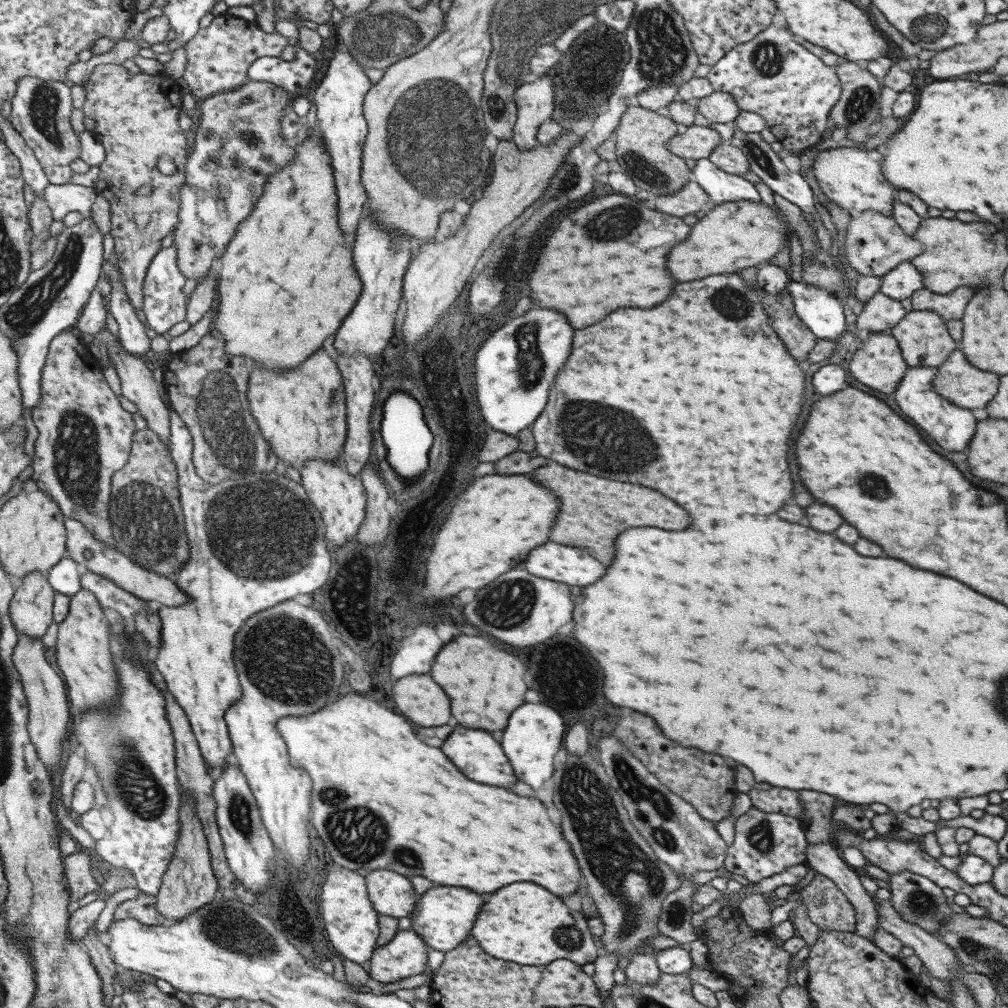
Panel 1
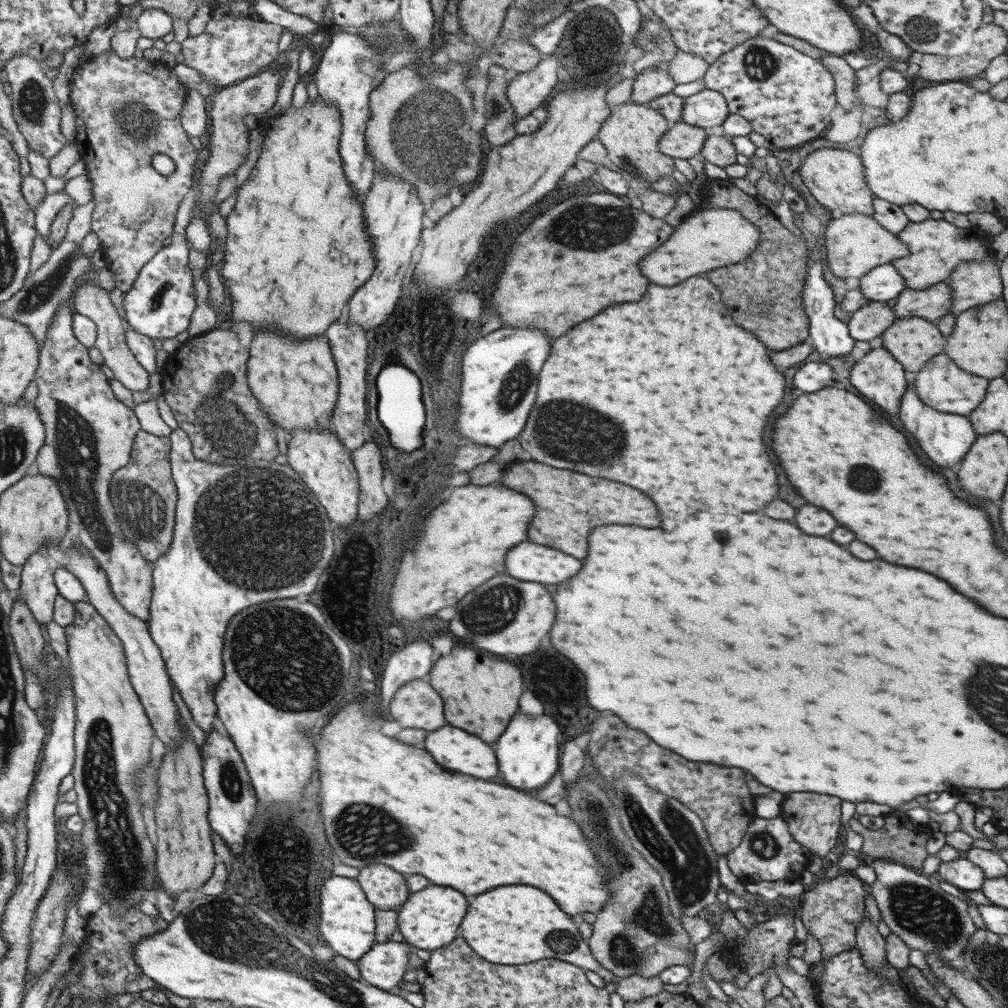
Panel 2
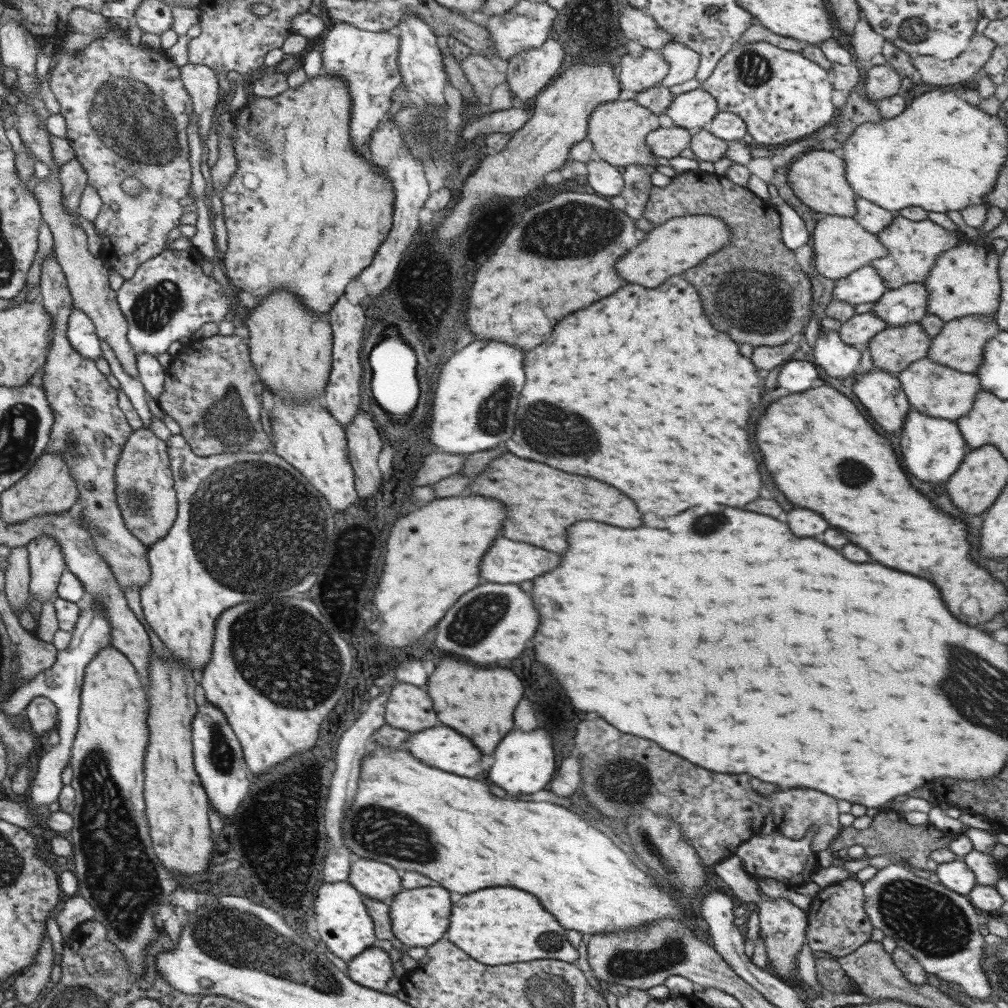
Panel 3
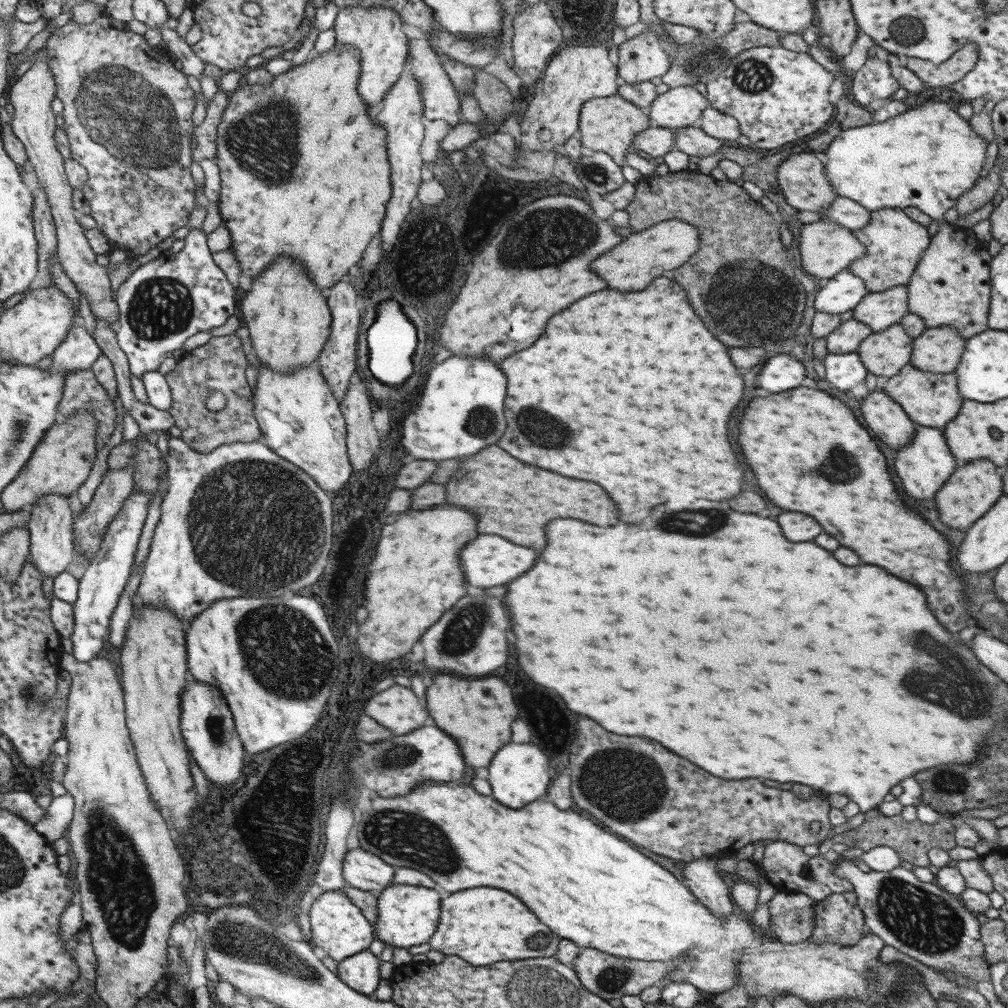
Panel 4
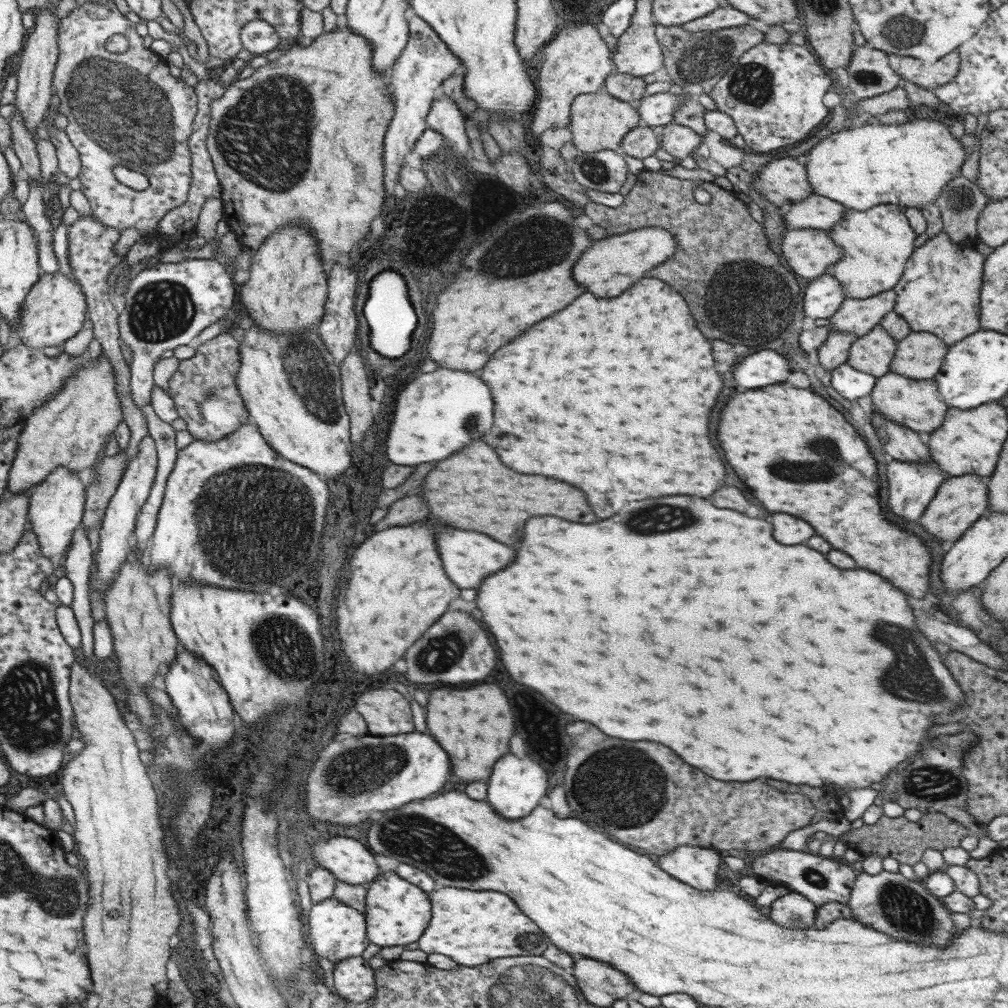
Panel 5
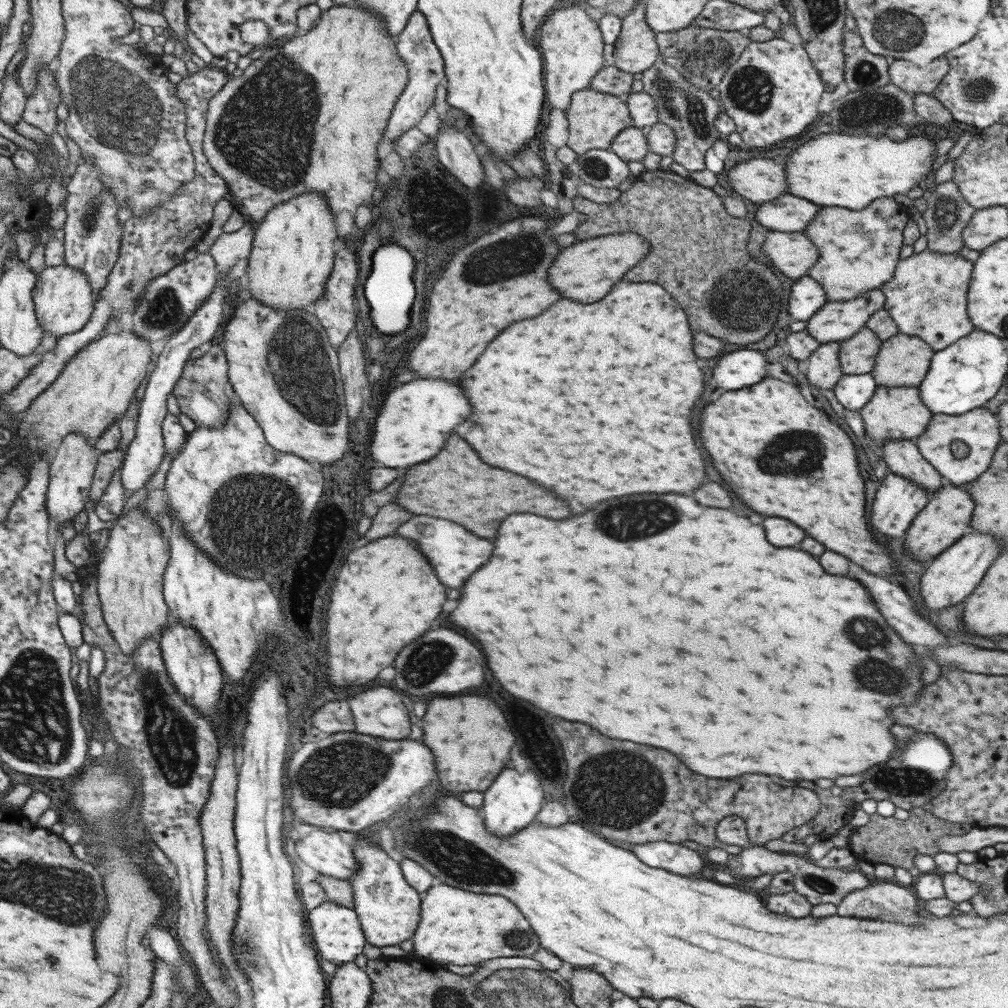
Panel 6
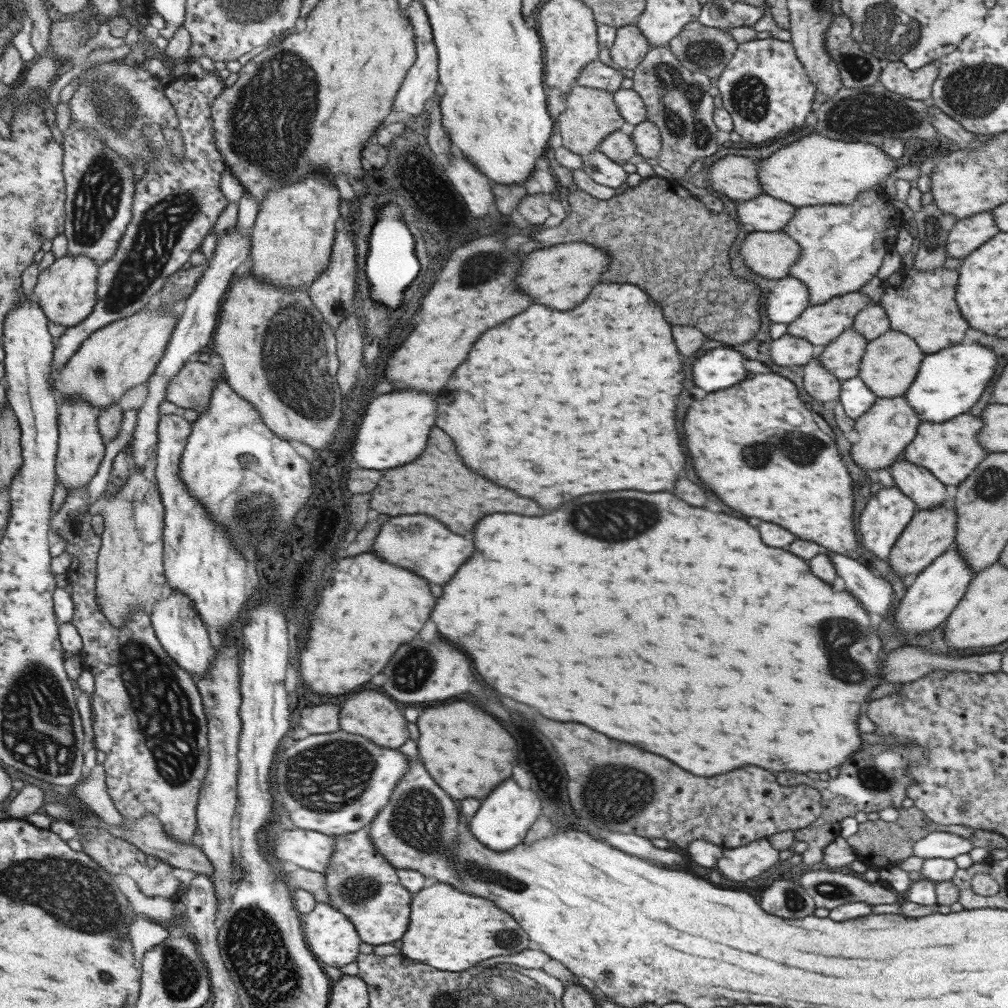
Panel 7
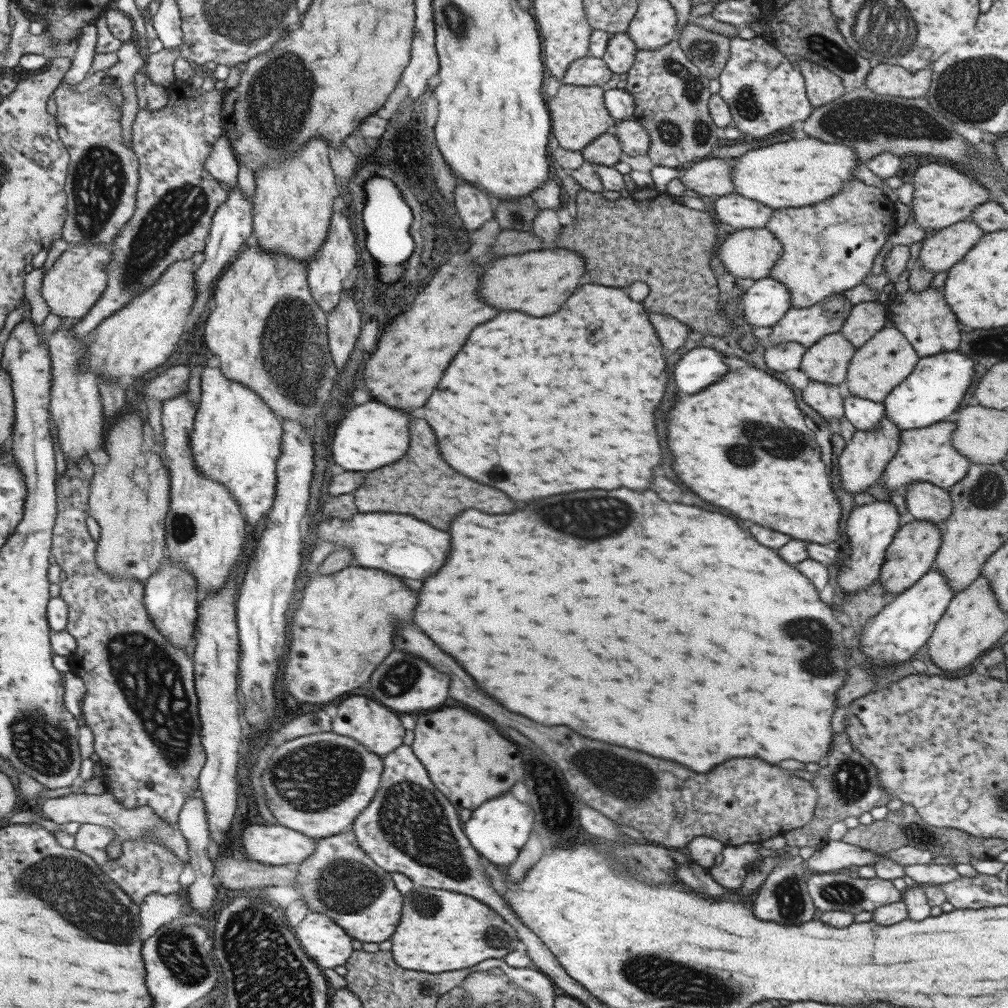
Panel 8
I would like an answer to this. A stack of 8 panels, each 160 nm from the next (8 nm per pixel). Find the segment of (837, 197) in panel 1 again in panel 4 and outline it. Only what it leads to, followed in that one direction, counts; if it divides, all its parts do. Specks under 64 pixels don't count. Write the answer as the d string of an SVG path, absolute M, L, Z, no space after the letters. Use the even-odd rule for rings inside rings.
M791 154L776 168L777 185L786 203L797 210L824 212L835 198L825 167L815 154Z

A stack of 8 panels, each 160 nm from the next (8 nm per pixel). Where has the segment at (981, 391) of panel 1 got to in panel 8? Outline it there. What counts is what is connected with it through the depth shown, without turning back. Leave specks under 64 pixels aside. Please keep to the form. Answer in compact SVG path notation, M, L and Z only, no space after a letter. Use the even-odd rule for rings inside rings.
M885 414L881 417L876 429L870 431L856 430L851 439L845 442L841 453L836 455L841 488L847 492L857 494L866 487L872 486L875 480L882 476L885 465L897 452L898 444L900 444L900 431L900 428L897 428L897 425L890 421Z

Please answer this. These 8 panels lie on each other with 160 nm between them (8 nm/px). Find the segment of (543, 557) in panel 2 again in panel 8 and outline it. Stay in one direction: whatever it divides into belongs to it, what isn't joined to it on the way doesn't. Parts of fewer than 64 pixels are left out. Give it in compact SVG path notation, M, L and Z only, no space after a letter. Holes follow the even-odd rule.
M367 512L357 514L347 522L327 516L319 522L317 536L317 542L335 542L337 548L349 549L359 567L379 569L413 580L433 576L443 566L449 552L447 532L435 530L429 524L405 514Z

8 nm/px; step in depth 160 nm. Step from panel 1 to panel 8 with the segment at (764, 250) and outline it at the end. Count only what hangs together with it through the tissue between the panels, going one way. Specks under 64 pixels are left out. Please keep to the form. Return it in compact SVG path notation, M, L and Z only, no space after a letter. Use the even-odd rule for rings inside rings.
M543 248L537 252L529 251L519 256L503 256L485 268L479 296L499 310L521 310L529 316L547 316L561 308L569 298L573 288L577 288L579 278L585 274L582 256L567 249Z

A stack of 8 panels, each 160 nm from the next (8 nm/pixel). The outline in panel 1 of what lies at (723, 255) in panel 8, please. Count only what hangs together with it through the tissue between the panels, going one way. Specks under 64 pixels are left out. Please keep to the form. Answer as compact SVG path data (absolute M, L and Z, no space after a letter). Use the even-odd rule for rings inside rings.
M875 211L853 214L842 236L845 260L859 275L881 277L897 265L916 258L922 251L922 244L910 235L906 235L893 217Z

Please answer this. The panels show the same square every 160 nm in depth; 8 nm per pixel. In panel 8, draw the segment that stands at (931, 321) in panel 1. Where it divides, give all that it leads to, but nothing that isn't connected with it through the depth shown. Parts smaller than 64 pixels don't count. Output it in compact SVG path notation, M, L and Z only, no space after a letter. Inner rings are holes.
M839 331L822 336L806 349L798 368L815 382L841 387L854 349Z

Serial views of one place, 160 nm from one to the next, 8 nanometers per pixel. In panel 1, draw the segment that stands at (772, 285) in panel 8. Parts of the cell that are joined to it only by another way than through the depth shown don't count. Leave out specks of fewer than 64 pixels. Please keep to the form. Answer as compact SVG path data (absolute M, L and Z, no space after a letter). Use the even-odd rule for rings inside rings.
M909 261L892 268L881 278L878 291L895 300L910 298L916 290L924 288L921 273Z

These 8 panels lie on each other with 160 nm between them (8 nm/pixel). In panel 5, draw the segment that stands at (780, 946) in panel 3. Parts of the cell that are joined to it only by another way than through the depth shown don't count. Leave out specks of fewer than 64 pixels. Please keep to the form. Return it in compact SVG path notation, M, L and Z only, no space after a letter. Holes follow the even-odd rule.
M787 893L770 904L769 917L783 928L809 928L814 922L816 907L799 893Z

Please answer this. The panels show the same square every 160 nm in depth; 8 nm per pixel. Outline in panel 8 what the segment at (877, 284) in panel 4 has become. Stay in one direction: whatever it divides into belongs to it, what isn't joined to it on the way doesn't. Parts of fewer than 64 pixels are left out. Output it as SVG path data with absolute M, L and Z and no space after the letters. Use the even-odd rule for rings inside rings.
M856 178L845 182L841 191L821 202L797 208L780 208L764 226L782 244L782 253L769 271L769 277L781 280L790 294L790 308L807 308L820 302L821 299L836 295L857 286L870 274L873 259L887 236L892 234L897 224L894 219L894 202L890 201L883 191L873 186L865 186Z

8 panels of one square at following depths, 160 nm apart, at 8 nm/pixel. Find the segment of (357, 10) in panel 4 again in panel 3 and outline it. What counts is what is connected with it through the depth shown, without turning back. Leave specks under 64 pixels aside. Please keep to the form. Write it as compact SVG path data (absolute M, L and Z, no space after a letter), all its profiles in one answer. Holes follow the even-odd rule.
M333 22L320 44L321 72L338 76L346 82L350 96L349 139L357 155L368 157L368 141L373 129L384 121L391 108L392 90L400 84L401 76L396 63L398 36L387 31L369 32L346 22Z

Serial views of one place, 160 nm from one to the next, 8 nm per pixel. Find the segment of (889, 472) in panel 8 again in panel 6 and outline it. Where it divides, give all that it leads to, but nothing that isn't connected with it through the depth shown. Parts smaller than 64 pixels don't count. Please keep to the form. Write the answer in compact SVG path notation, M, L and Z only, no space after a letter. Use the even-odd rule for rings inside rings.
M985 406L973 409L972 411L965 412L960 415L946 415L946 414L932 414L926 429L914 439L914 443L920 452L920 455L943 477L945 477L951 485L962 485L971 483L980 474L983 474L987 467L990 465L993 453L998 447L1000 442L999 436L999 423L995 414L987 411ZM953 440L959 440L963 444L967 445L968 452L966 457L955 458L953 452L951 452L951 442Z

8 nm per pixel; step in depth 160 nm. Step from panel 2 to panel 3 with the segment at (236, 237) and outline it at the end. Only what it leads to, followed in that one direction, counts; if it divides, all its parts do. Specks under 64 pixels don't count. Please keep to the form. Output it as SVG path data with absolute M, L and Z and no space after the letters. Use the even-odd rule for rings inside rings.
M320 73L313 78L308 78L295 88L288 87L279 95L271 98L258 97L253 95L241 109L234 113L233 118L233 152L237 160L236 169L233 171L231 180L221 192L222 215L226 228L226 251L222 260L224 276L226 276L230 286L235 291L245 290L251 294L253 302L261 302L263 296L273 292L275 288L293 292L303 306L307 306L309 312L315 316L323 316L325 312L331 310L331 306L337 302L337 298L345 292L345 286L371 264L371 260L376 255L376 250L387 236L391 226L392 202L395 198L393 189L389 181L384 176L384 172L369 162L368 157L363 158L355 153L351 147L349 139L350 120L350 96L346 87L346 82L338 76L329 76Z

